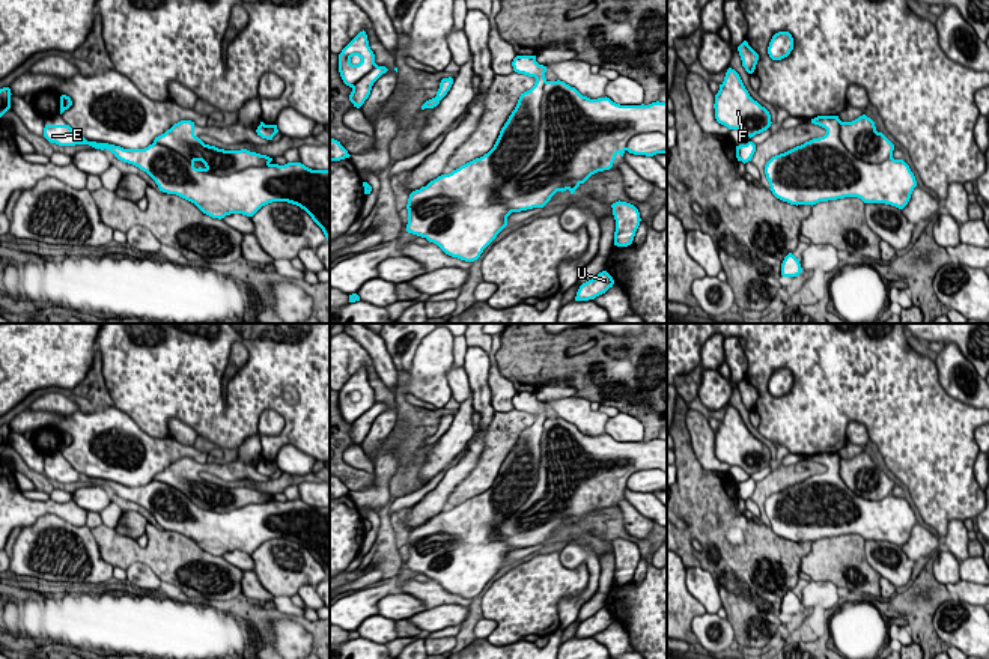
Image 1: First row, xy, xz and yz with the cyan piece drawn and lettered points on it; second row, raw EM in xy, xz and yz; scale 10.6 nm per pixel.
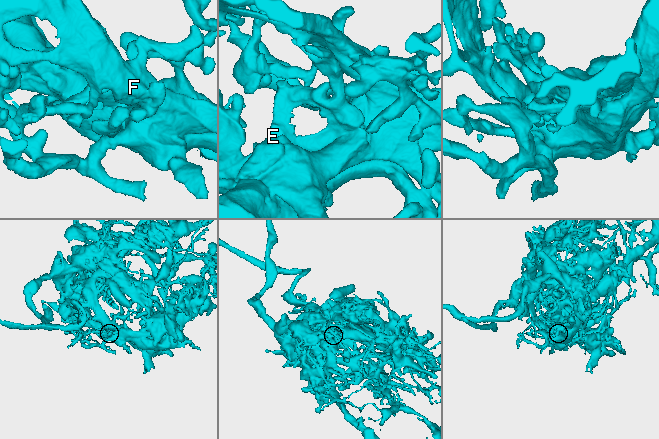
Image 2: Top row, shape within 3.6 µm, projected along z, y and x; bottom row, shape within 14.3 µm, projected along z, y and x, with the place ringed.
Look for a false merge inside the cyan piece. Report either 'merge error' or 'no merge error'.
merge error

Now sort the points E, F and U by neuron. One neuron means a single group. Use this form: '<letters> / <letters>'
E U / F

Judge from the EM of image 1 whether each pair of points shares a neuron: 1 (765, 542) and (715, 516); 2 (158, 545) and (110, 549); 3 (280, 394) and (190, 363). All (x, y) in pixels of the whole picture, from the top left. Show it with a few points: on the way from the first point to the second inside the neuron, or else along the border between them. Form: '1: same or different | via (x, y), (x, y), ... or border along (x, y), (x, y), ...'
1: same | via (753, 531), (739, 519), (727, 516)
2: same | via (146, 552), (122, 551)
3: same | via (256, 394), (222, 400), (208, 387)

